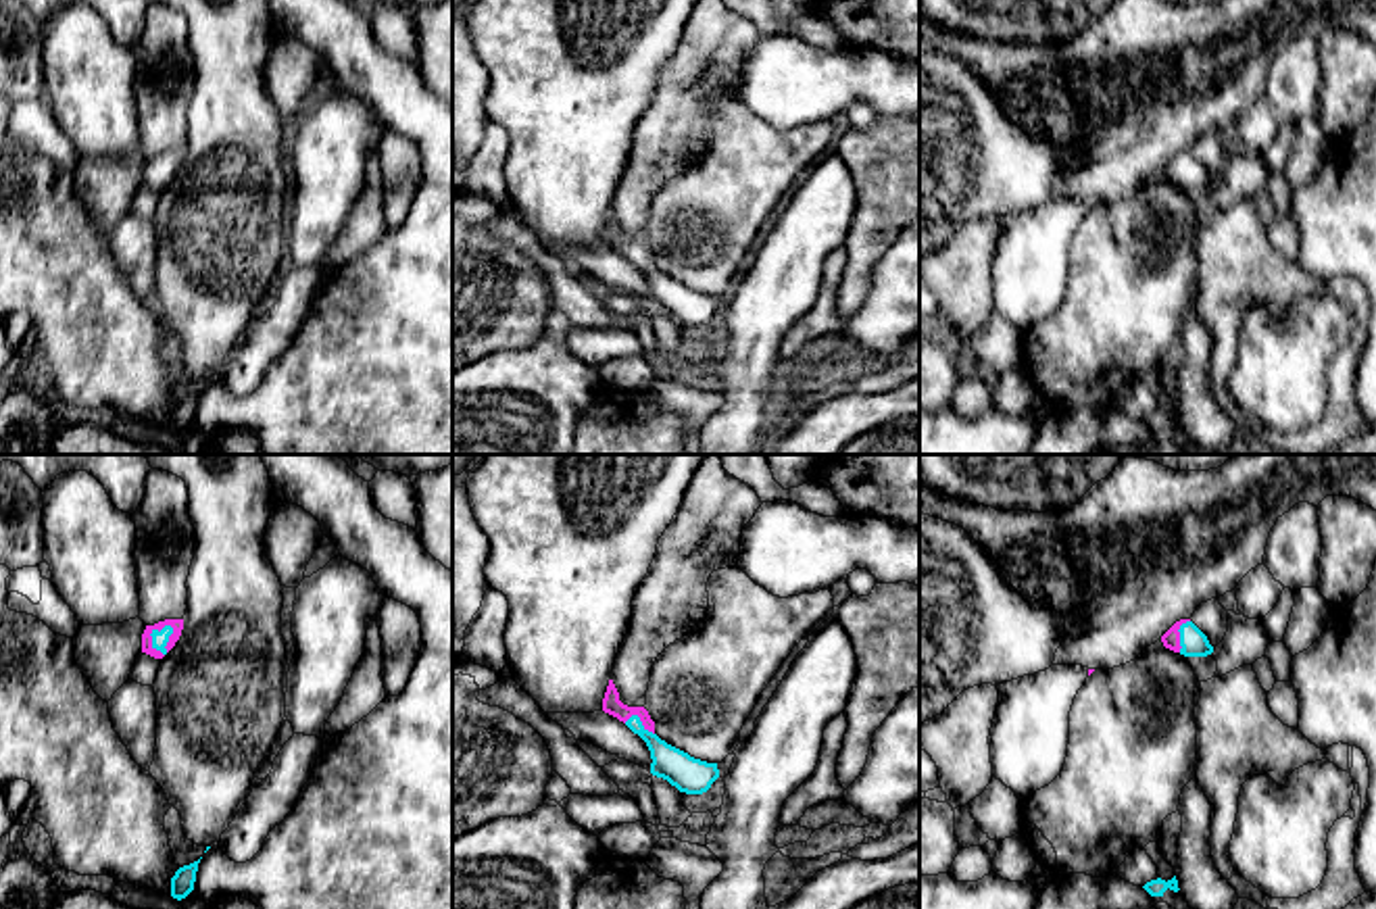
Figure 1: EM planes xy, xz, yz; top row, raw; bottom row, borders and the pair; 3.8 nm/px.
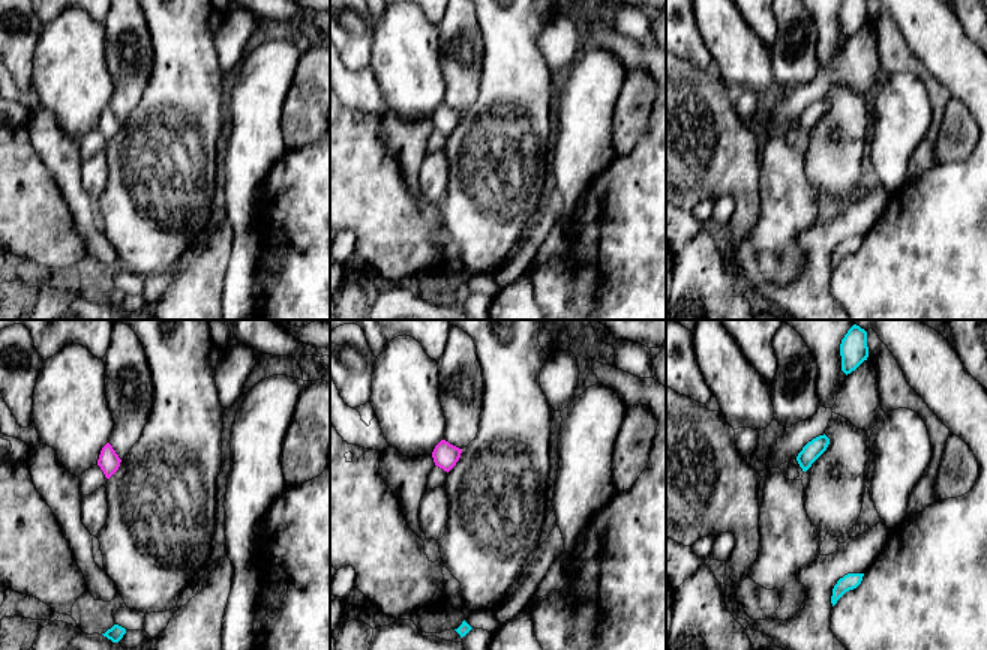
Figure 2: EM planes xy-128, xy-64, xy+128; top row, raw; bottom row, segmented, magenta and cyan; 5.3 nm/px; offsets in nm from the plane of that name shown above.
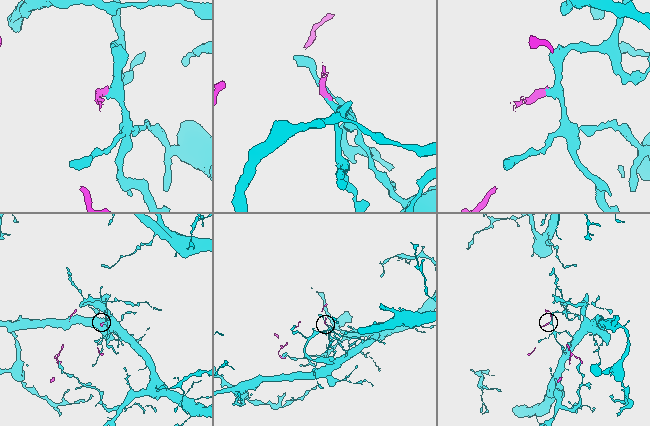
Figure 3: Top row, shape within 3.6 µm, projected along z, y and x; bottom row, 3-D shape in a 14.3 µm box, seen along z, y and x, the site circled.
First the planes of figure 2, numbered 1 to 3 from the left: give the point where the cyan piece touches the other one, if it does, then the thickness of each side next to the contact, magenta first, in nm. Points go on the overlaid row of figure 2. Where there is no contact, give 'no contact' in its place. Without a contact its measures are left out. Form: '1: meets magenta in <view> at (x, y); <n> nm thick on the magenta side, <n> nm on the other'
1: no contact
2: no contact
3: no contact

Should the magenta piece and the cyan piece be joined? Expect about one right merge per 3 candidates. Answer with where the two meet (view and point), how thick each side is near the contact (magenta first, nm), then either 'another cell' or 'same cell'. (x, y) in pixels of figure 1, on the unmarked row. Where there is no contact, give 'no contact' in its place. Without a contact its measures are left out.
meets magenta in xy at (169, 174); 50 nm thick on the magenta side, 60 nm on the other; another cell

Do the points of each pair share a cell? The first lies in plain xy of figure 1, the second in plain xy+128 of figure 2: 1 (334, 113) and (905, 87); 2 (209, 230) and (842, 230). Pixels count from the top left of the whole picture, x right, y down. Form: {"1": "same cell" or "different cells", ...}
{"1": "same cell", "2": "different cells"}

